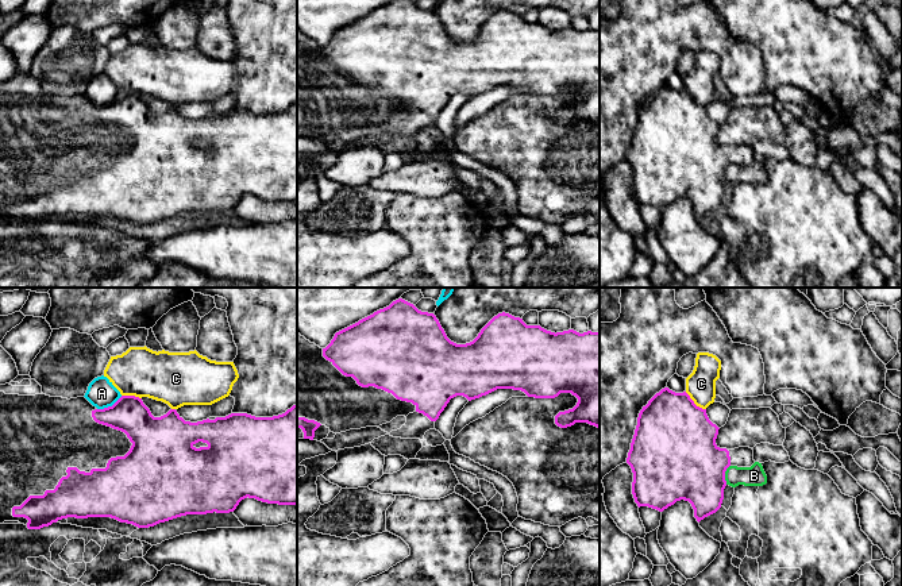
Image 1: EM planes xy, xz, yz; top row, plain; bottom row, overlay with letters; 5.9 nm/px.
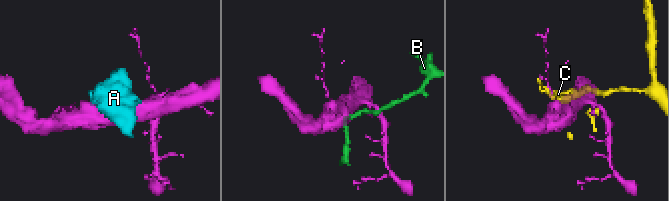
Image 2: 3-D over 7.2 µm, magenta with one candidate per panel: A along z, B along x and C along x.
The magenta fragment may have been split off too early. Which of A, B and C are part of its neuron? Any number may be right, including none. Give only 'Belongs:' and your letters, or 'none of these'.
Belongs: none of these

